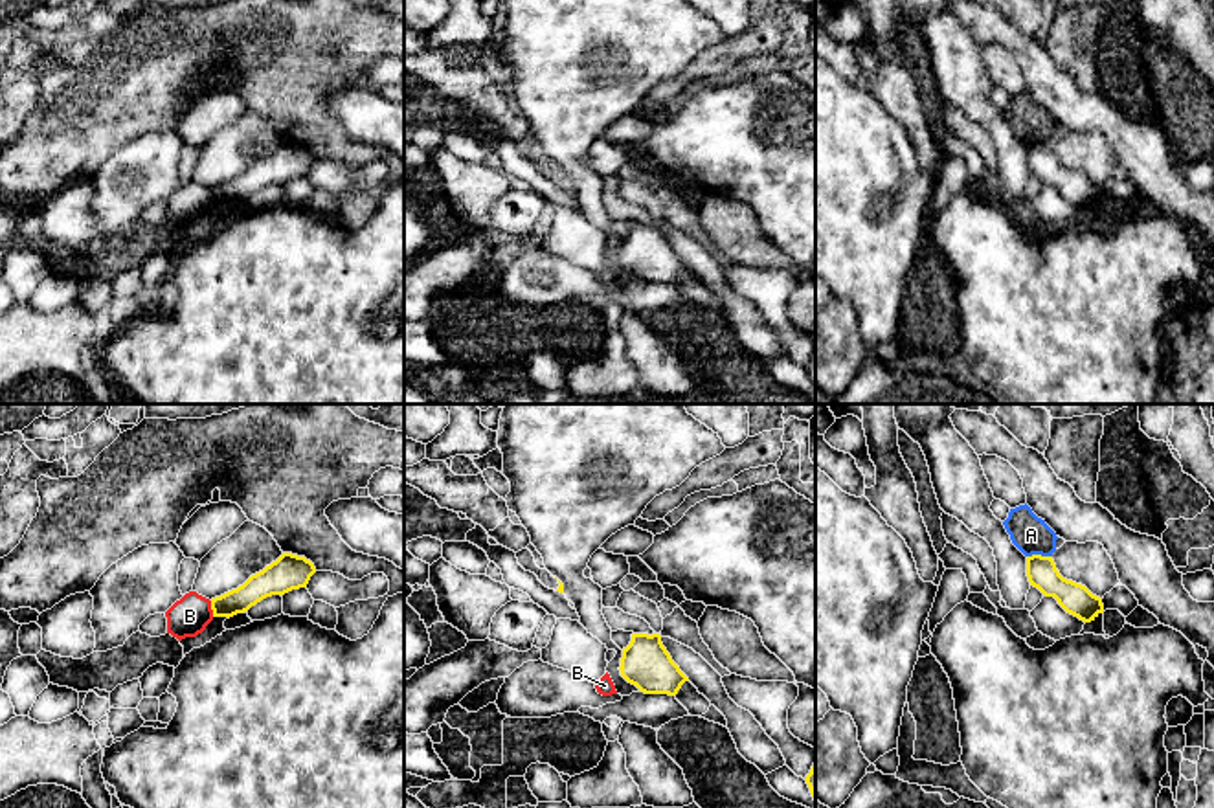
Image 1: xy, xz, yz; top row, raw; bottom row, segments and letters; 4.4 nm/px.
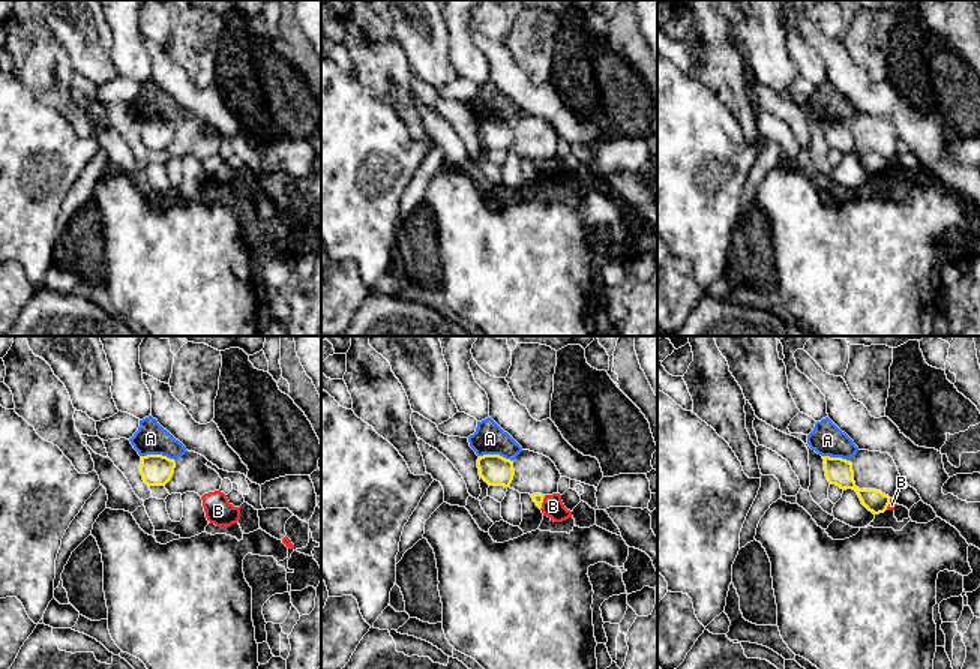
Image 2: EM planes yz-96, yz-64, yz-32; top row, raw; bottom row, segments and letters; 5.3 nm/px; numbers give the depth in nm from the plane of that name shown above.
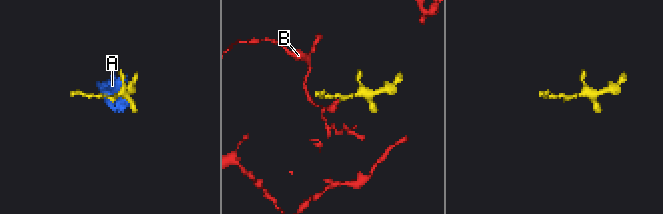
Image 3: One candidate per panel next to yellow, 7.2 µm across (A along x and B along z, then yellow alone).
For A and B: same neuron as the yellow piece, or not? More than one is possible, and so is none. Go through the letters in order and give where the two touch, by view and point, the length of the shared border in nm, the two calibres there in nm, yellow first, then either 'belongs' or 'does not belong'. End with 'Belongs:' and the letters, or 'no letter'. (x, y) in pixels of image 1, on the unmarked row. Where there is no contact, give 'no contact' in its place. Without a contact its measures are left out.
A: contact yz (1038, 144); length 110 nm; calibres 140 and 170 nm; does not belong
B: contact xy (212, 197); length 70 nm; calibres 120 and 170 nm; does not belong
Belongs: no letter

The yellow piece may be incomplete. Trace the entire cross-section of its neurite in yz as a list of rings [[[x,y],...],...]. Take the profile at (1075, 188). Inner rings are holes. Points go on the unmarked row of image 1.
[[[1027,145],[1027,165],[1030,174],[1038,176],[1045,185],[1054,185],[1067,202],[1084,211],[1091,211],[1104,202],[1102,187],[1085,174],[1063,167],[1052,145]]]

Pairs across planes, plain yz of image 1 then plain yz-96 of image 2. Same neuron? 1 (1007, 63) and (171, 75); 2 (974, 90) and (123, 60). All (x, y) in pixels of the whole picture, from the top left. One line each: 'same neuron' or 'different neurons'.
1: different neurons
2: different neurons

